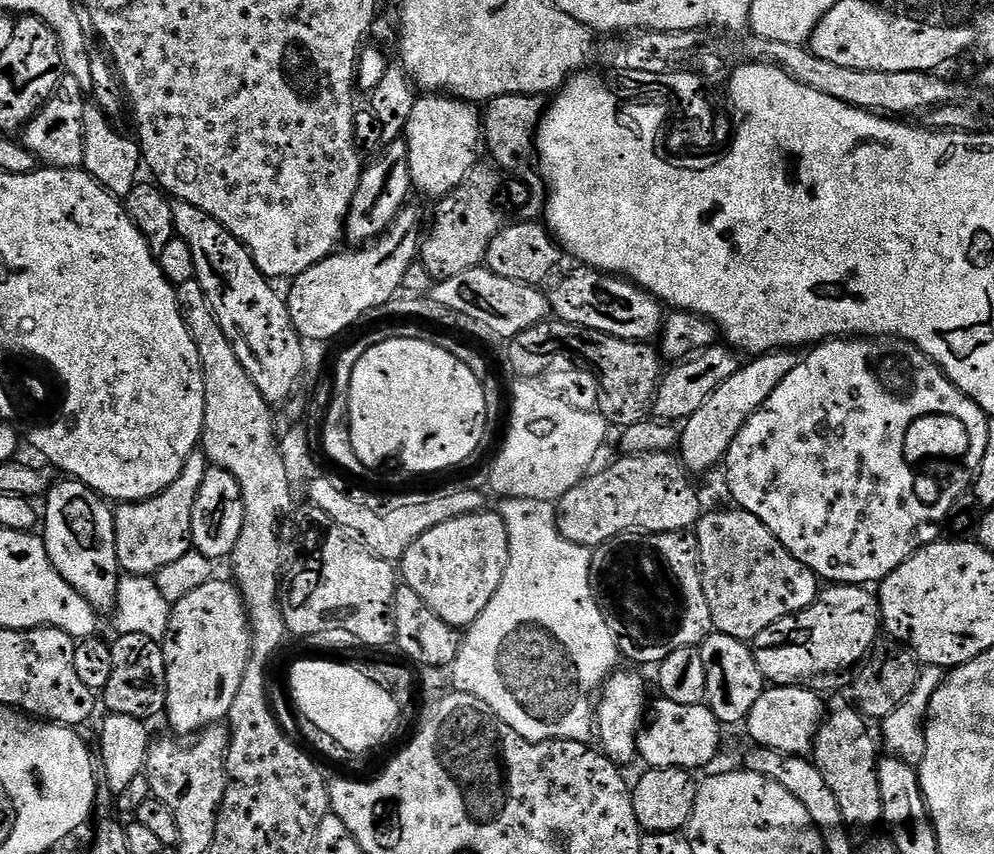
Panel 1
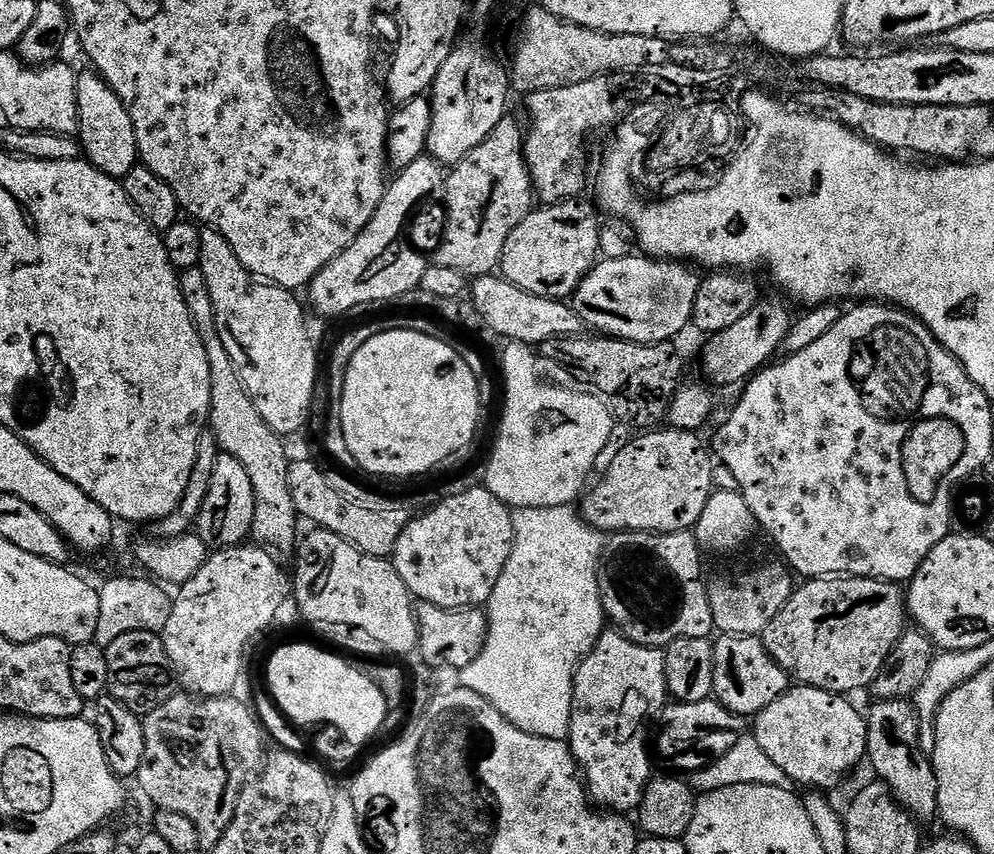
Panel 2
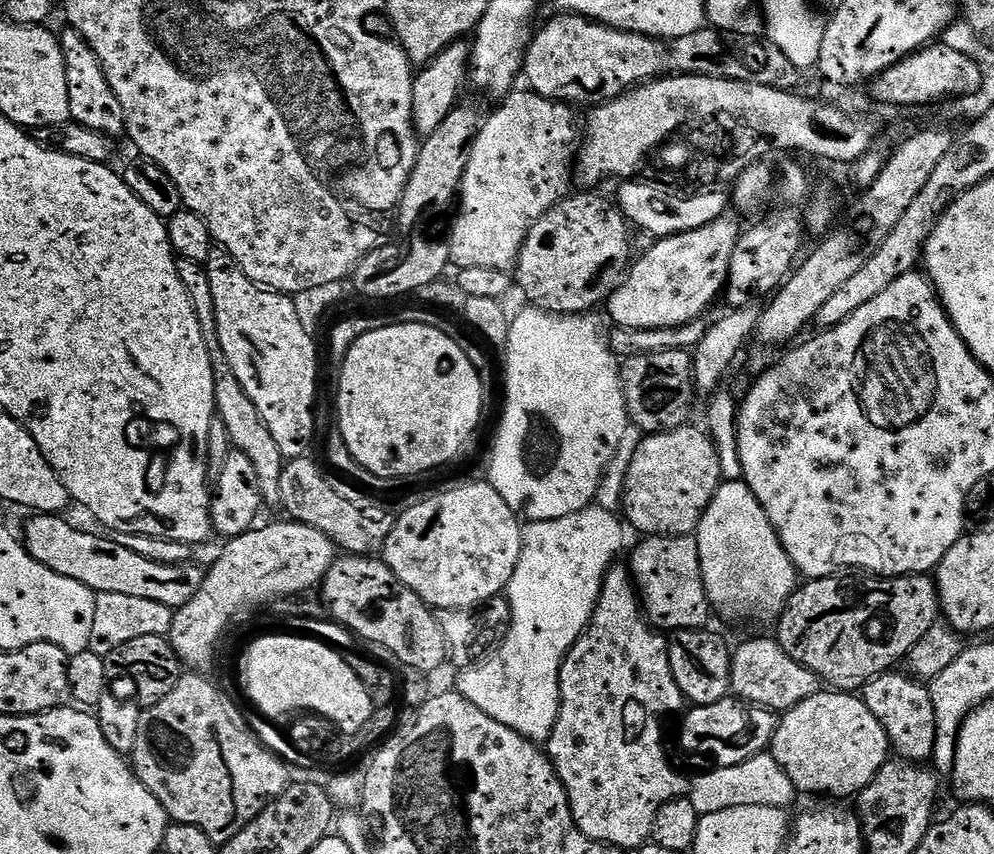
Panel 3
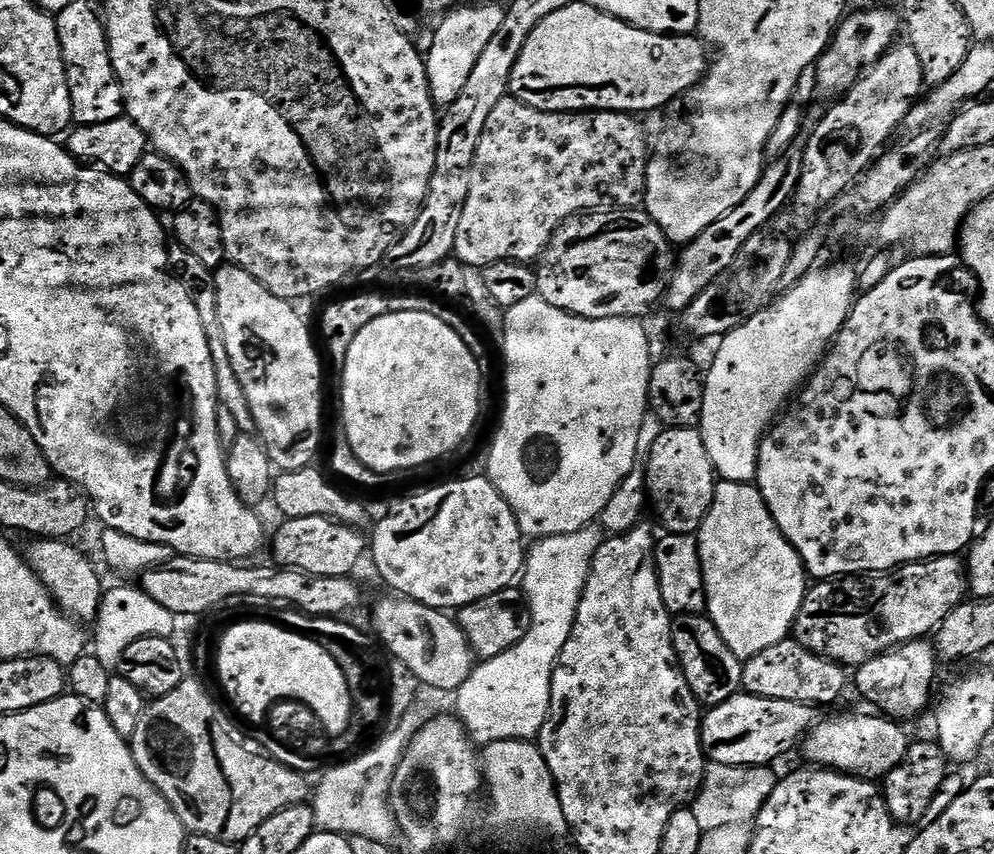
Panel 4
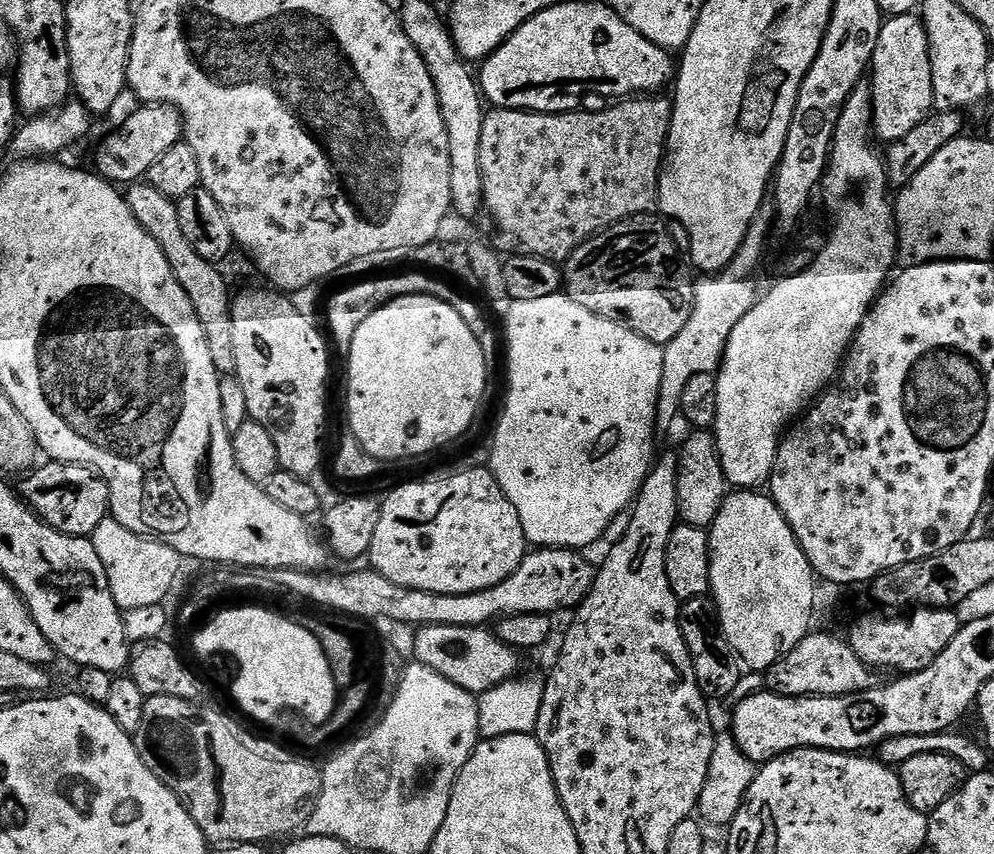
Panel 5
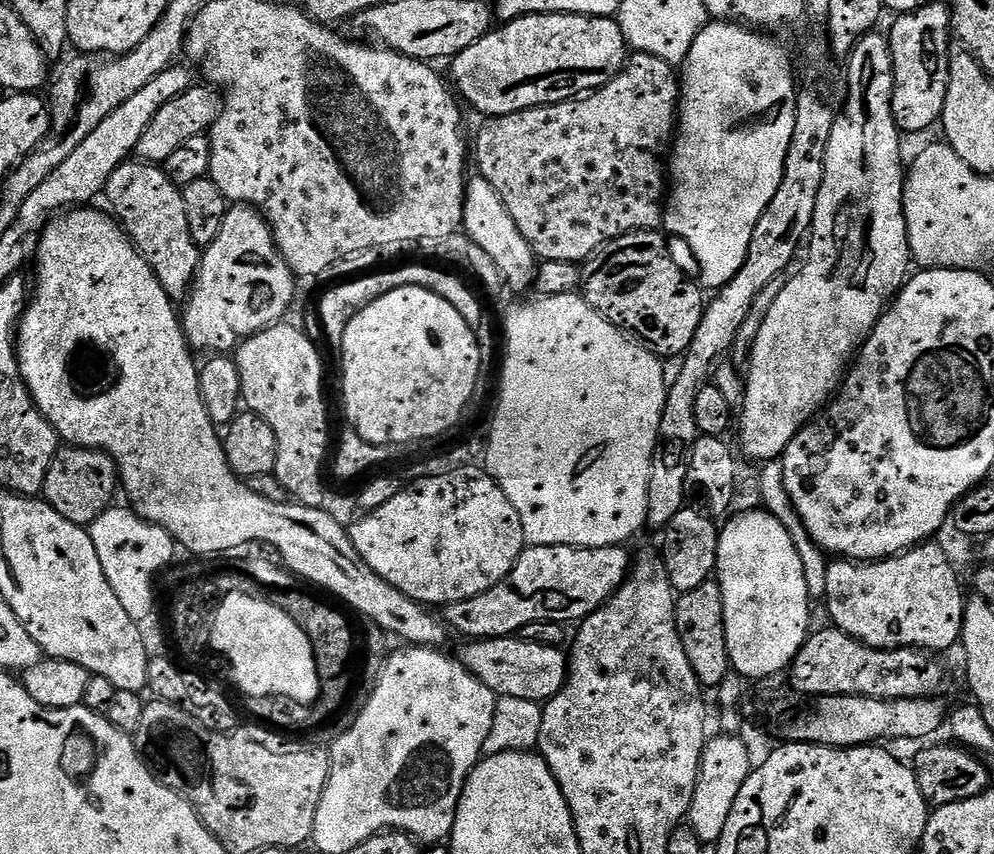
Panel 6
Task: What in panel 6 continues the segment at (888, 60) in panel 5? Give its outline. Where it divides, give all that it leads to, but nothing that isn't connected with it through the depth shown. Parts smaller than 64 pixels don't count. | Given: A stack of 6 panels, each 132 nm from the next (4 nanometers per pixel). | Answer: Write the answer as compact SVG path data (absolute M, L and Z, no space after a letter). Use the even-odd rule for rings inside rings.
M930 2L926 7L913 12L897 15L892 24L892 32L887 33L888 44L892 47L892 61L894 62L894 98L892 109L896 125L901 133L924 132L927 128L937 127L942 110L946 106L946 90L950 82L950 66L948 65L948 32L953 31L952 13L948 11L947 3Z

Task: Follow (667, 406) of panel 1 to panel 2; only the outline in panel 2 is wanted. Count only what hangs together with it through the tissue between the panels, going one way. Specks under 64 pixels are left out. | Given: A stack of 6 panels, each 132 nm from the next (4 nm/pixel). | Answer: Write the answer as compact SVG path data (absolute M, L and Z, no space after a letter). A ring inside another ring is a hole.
M783 299L767 300L756 304L746 318L734 322L734 326L726 326L726 330L715 333L709 339L712 341L704 348L704 372L708 375L706 380L709 385L717 389L728 388L731 384L743 385L777 355L776 351L779 353L783 349L794 312L787 308L789 305Z

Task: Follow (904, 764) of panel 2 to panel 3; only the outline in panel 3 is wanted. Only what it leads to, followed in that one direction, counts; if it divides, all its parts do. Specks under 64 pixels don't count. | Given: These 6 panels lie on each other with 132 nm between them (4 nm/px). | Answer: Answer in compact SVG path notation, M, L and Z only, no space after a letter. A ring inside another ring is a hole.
M900 670L884 672L864 685L862 699L866 702L866 706L870 706L870 714L874 714L878 722L882 722L882 730L886 730L891 751L899 759L931 761L936 723L934 722L934 702L927 683Z

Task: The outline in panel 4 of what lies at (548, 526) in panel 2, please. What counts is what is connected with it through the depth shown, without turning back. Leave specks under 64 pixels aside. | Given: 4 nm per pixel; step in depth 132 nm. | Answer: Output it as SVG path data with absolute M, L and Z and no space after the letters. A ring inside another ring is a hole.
M589 526L574 534L558 534L557 536L541 536L536 544L527 549L522 573L522 591L528 599L528 609L532 614L532 625L522 638L510 650L498 654L498 658L477 663L470 678L462 687L456 689L455 715L461 724L468 729L468 735L477 745L487 746L499 740L535 741L539 737L542 726L550 710L550 686L552 671L556 665L558 654L562 654L562 646L572 633L574 618L578 614L578 602L584 593L588 575L592 569L592 559L602 543L602 532L599 527Z

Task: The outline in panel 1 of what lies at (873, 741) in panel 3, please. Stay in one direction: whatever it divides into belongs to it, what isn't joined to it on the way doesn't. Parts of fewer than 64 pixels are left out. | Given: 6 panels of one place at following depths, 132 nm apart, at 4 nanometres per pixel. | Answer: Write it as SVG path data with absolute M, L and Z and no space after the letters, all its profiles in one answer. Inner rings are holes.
M808 686L765 687L764 693L754 702L746 721L748 736L753 745L785 752L788 756L803 756L811 753L820 724L826 715L826 704L820 696Z

